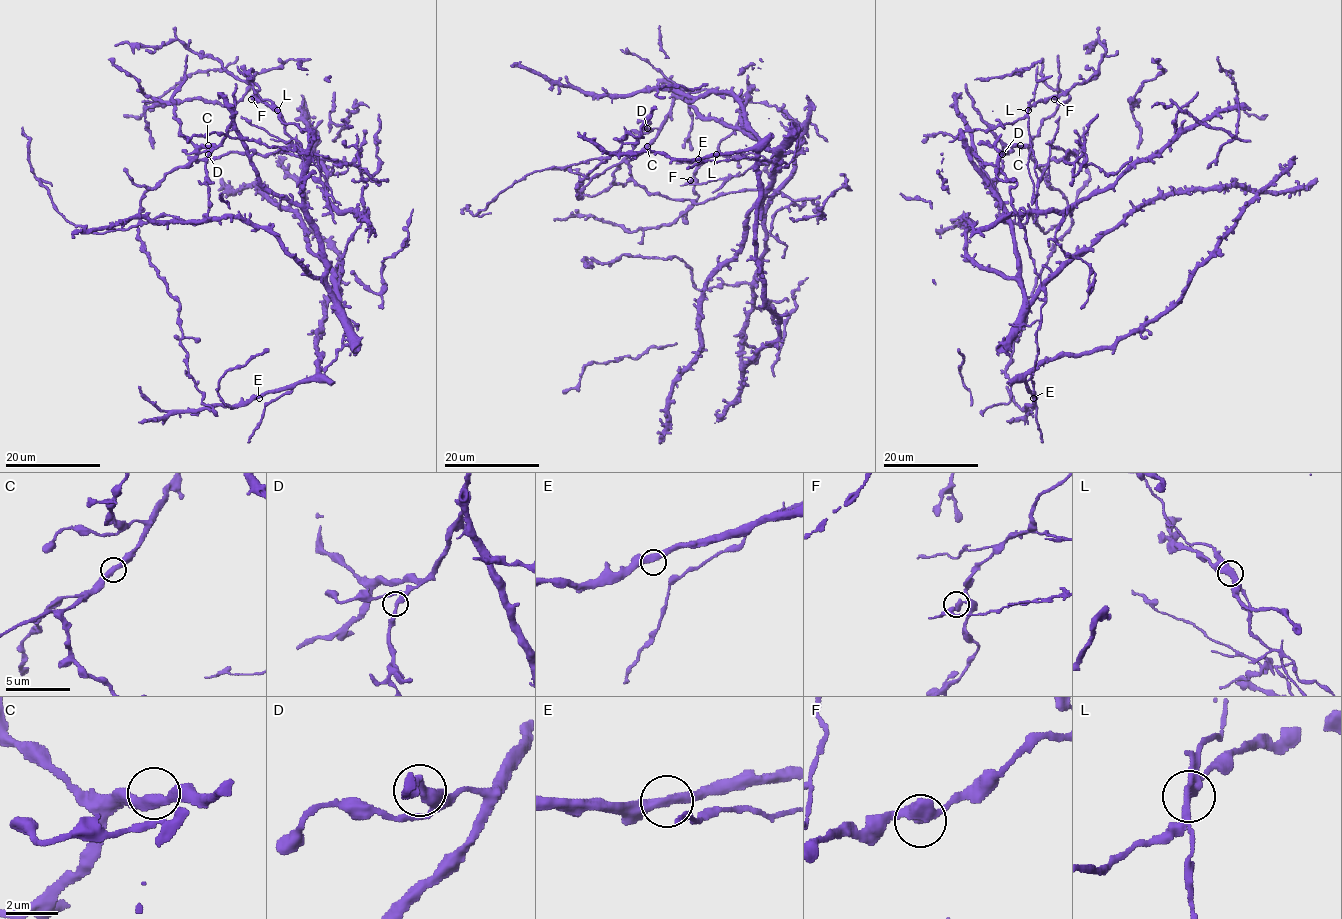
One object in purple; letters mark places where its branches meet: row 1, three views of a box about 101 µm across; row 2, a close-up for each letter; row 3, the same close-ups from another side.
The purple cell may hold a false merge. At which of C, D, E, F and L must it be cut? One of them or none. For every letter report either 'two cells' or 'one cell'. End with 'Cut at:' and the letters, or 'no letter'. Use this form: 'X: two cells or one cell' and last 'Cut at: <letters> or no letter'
C: one cell
D: one cell
E: one cell
F: one cell
L: two cells
Cut at: L

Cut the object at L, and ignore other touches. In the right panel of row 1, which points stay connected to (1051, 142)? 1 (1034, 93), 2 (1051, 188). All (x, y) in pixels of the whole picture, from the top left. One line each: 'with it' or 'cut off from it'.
1: with it
2: cut off from it

